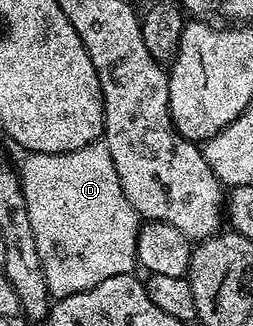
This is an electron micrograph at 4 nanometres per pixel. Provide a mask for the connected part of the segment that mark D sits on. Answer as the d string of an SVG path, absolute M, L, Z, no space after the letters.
M102 141L86 145L82 149L74 149L70 153L38 153L25 154L25 159L18 163L20 184L26 197L26 209L30 209L30 225L34 225L34 241L38 241L38 257L42 257L42 269L48 282L48 290L53 300L65 299L74 293L82 293L94 289L94 285L106 281L106 277L131 275L137 270L136 236L140 234L142 226L141 216L135 214L126 201L126 193L122 193L122 185L118 181L118 173L112 168L110 149Z

